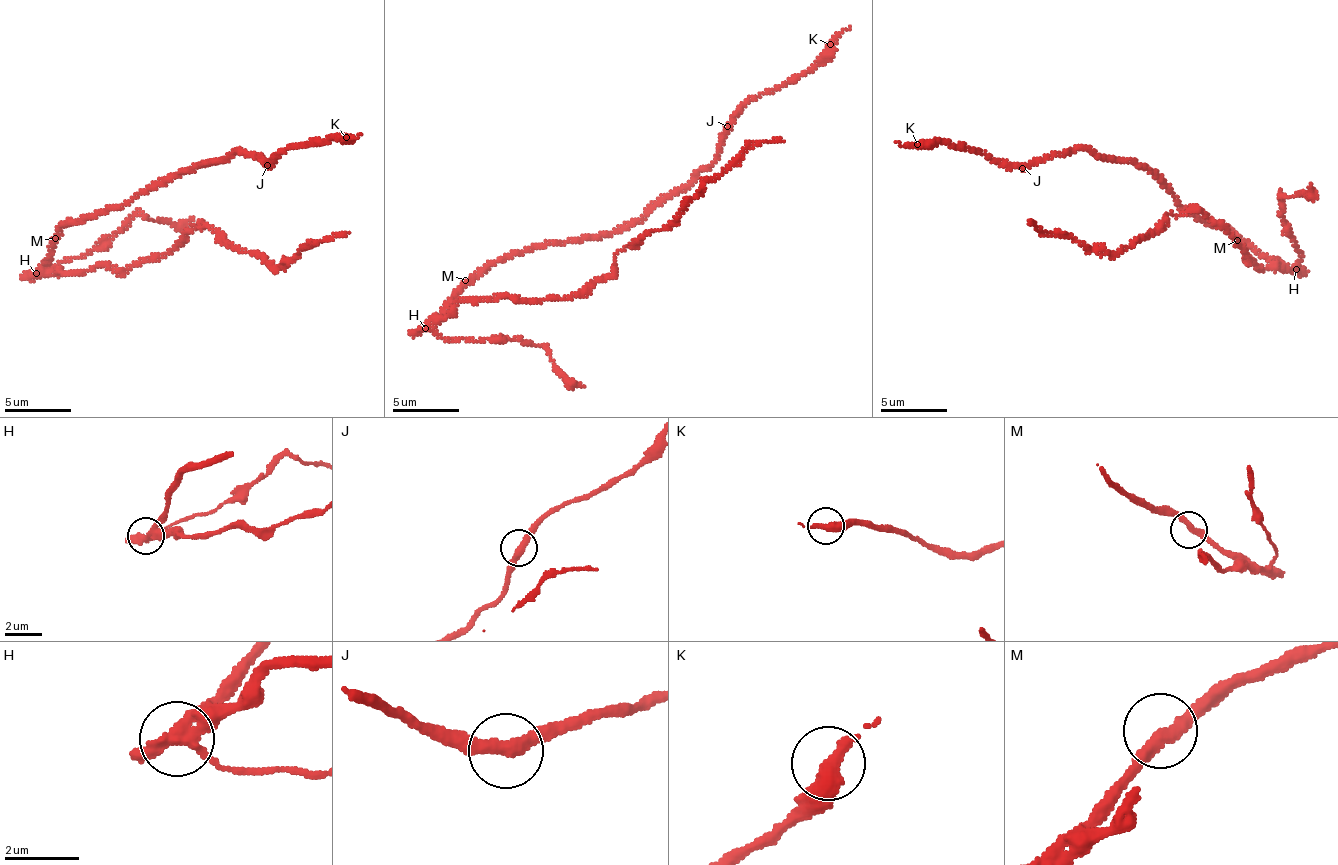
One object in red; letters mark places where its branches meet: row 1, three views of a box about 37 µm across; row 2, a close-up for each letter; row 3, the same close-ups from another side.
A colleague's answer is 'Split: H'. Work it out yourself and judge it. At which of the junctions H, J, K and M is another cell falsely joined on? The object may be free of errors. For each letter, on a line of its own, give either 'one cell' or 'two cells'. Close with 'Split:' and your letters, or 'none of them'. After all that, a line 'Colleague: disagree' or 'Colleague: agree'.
H: two cells
J: one cell
K: one cell
M: one cell
Split: H
Colleague: agree

